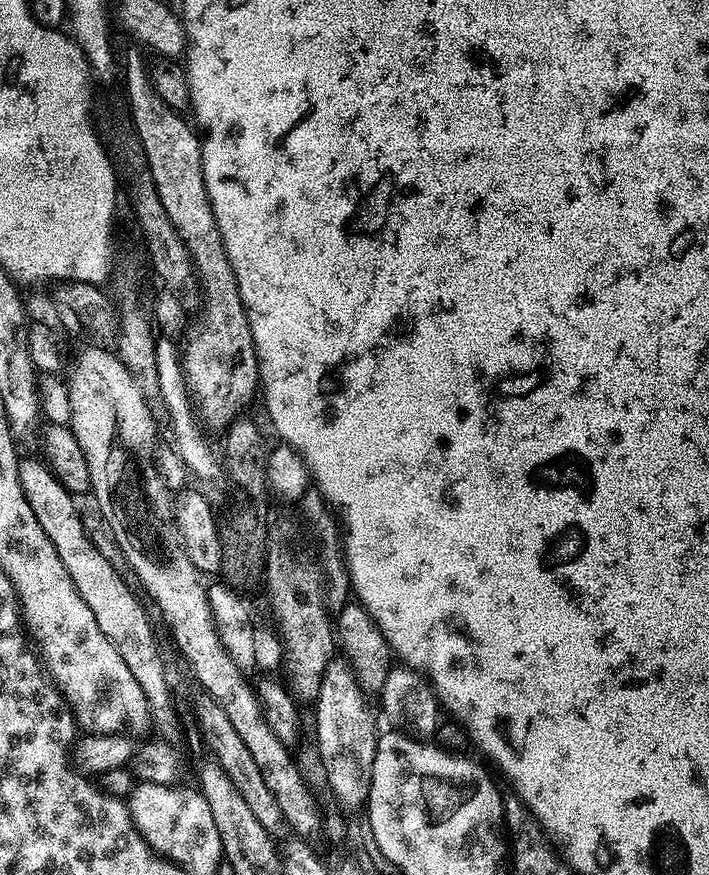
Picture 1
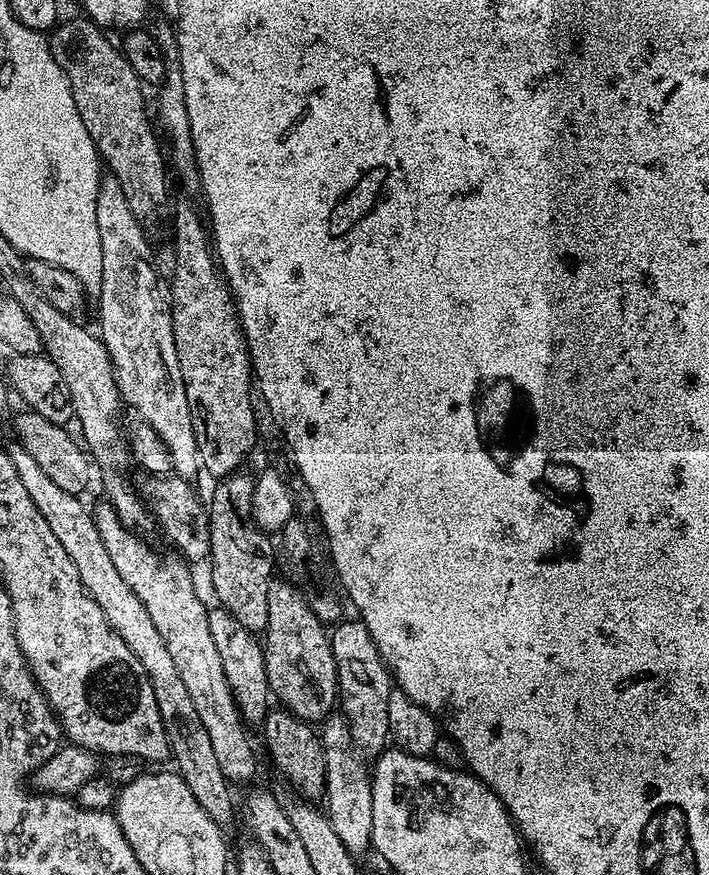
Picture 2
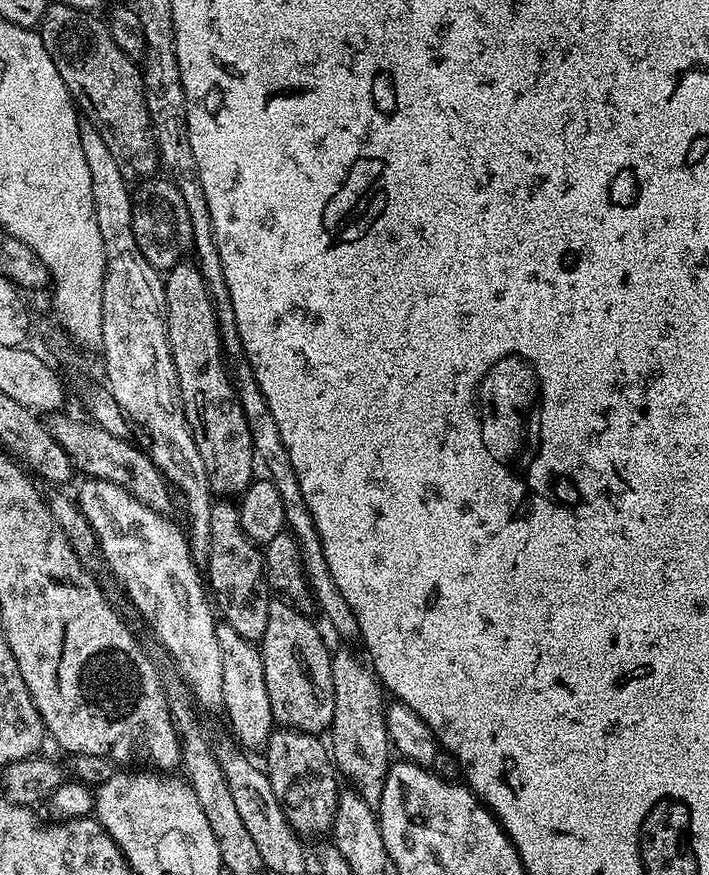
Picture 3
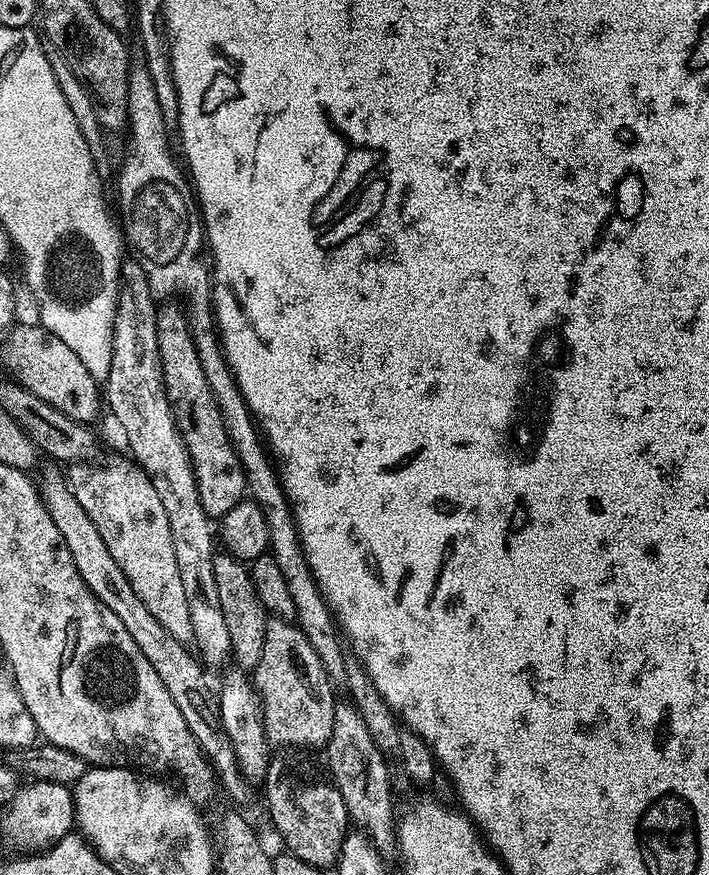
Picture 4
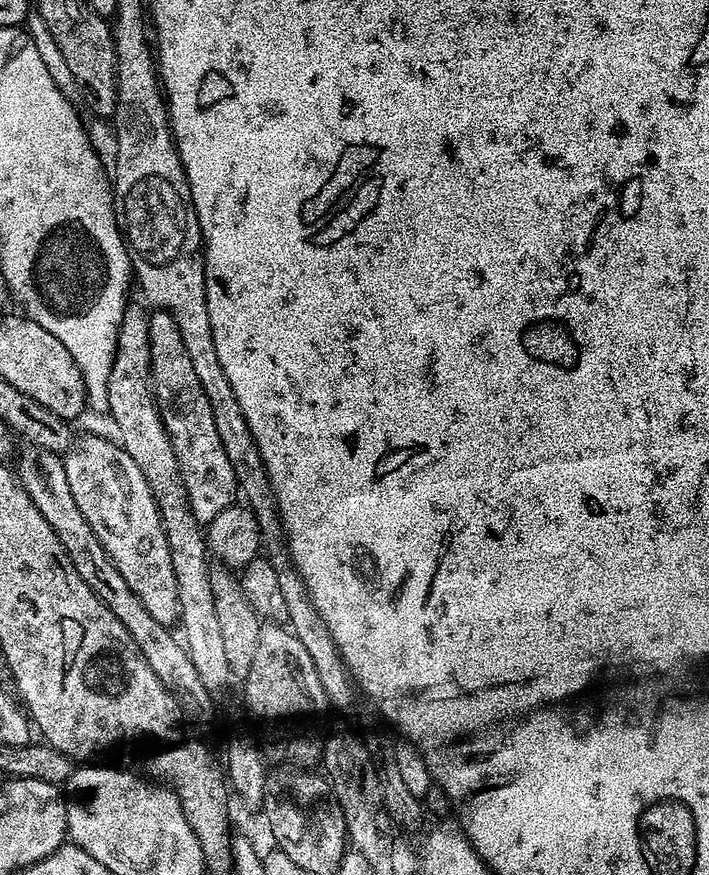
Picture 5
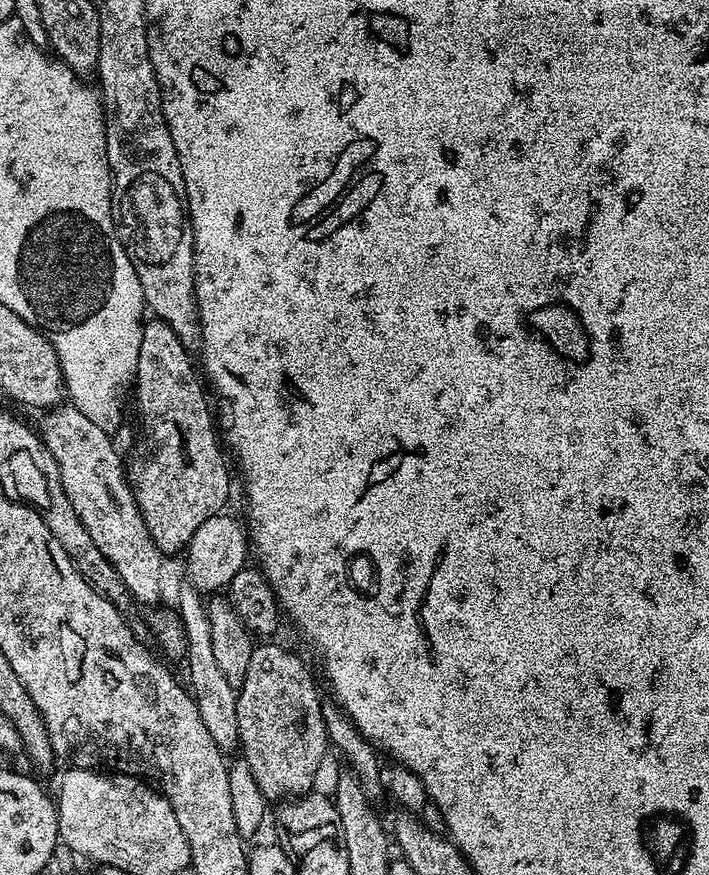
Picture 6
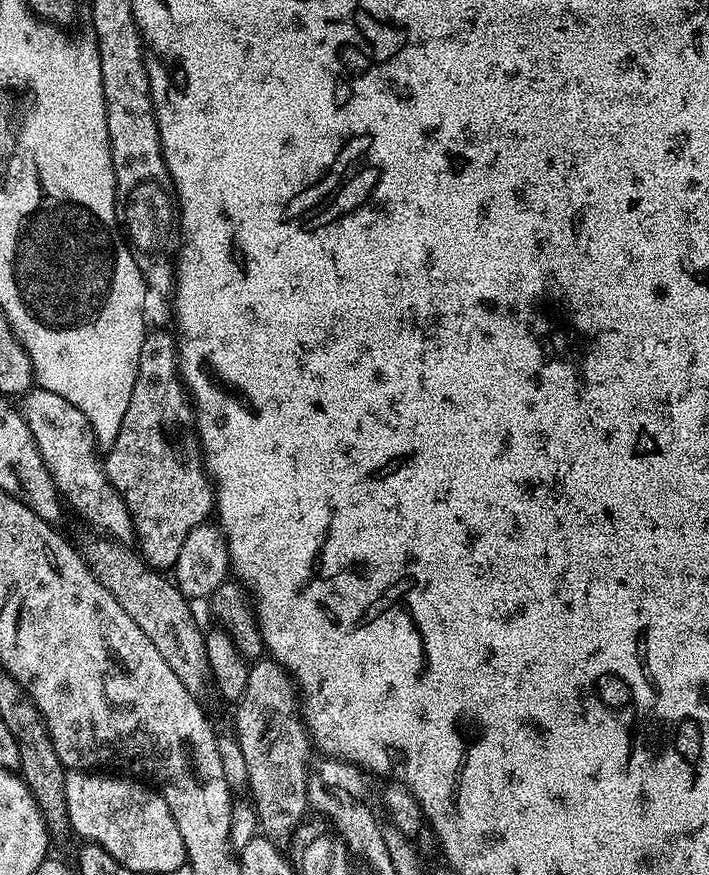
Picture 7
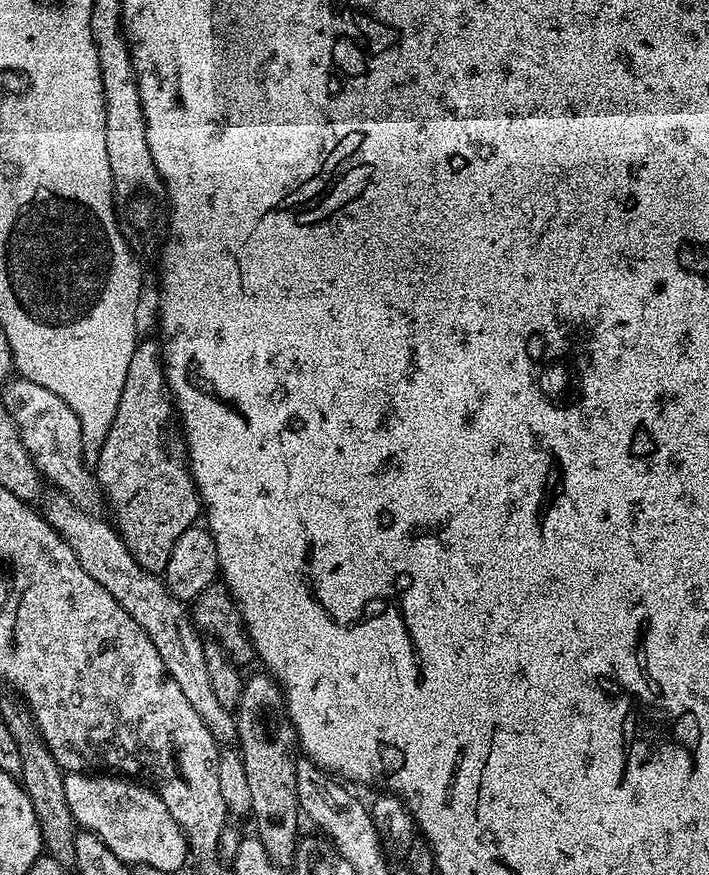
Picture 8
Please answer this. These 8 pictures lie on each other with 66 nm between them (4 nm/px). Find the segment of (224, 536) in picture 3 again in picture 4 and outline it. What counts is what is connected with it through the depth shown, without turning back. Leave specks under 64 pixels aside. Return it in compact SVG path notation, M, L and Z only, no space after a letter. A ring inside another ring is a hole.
M228 550L217 551L214 558L214 583L218 589L218 606L222 606L222 618L230 630L230 646L235 663L244 670L255 670L258 658L262 658L262 642L266 642L266 626L269 617L254 588L249 565Z

